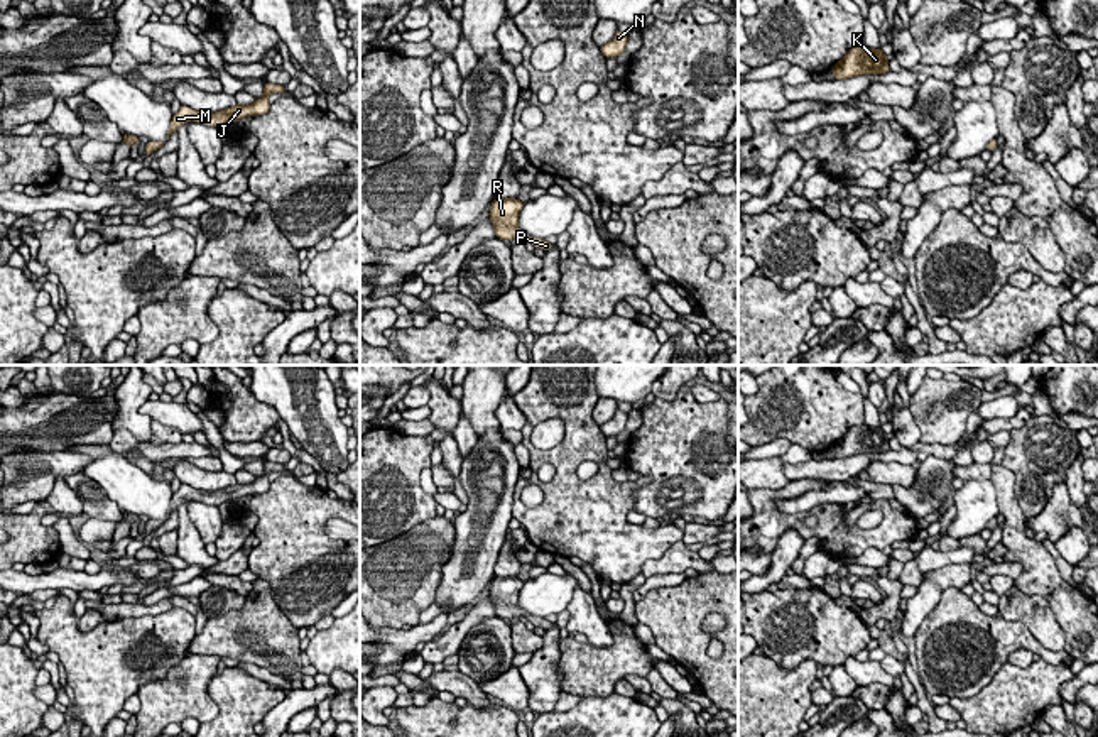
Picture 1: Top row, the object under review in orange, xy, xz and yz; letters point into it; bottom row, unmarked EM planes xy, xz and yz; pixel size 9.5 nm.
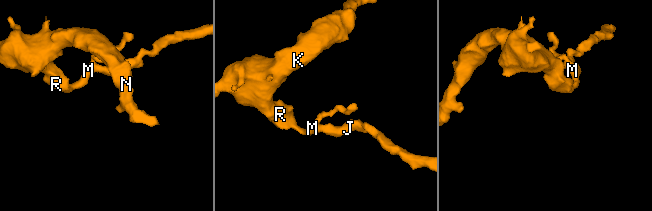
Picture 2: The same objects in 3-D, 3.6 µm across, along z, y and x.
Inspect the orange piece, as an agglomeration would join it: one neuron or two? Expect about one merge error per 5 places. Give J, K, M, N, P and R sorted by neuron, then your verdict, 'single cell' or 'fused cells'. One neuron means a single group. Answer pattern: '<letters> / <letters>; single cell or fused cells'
J K M N P R; single cell

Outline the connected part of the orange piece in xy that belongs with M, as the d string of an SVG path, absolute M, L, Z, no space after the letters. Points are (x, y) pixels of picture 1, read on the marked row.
M265 83L264 96L255 100L252 105L235 105L216 113L193 110L186 105L181 105L179 112L172 115L169 137L179 130L181 125L188 122L198 122L209 127L221 127L223 123L231 123L238 118L264 115L270 110L269 96L272 93L285 93L285 86Z

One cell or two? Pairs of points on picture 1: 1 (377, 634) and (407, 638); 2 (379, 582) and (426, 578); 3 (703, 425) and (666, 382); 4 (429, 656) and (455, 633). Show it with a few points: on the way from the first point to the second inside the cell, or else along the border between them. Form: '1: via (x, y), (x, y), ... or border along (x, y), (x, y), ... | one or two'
1: via (384, 634), (401, 638) | one
2: via (391, 582), (414, 578) | one
3: border along (684, 384), (671, 399), (654, 398) | two
4: via (436, 651), (448, 639) | one

